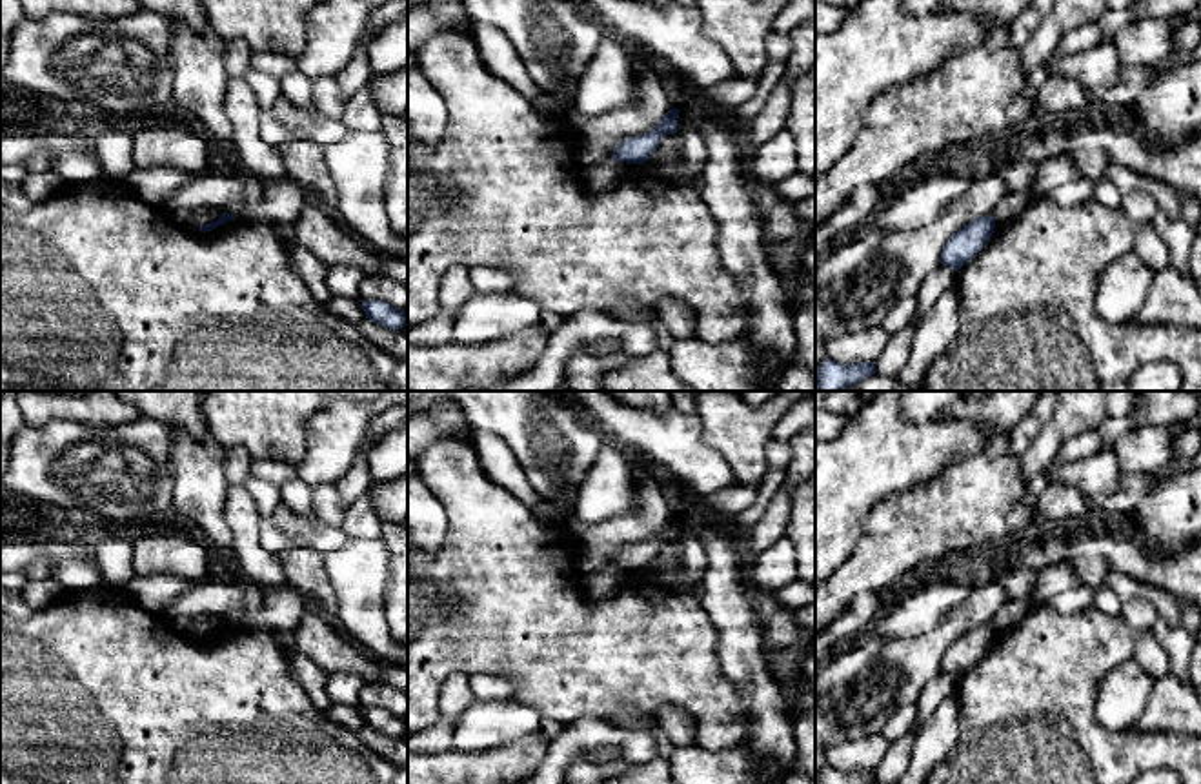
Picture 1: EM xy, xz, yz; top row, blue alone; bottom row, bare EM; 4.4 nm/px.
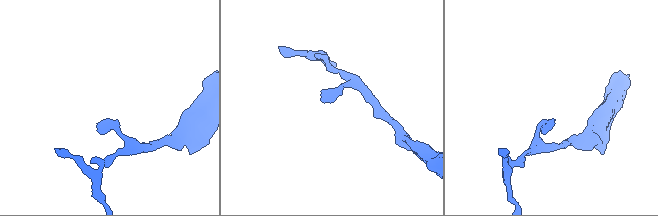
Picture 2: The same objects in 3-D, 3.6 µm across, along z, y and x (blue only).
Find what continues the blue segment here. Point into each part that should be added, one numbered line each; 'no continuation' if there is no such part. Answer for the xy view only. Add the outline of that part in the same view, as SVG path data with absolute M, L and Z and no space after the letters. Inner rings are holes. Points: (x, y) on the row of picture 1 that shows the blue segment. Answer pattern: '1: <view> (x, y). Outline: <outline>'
no continuation

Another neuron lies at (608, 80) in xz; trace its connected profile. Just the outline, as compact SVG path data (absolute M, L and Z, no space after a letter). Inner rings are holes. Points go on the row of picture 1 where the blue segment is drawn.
M604 29L593 60L575 84L575 106L564 111L570 127L580 135L591 118L626 102L633 93L633 76L633 56L615 33Z

